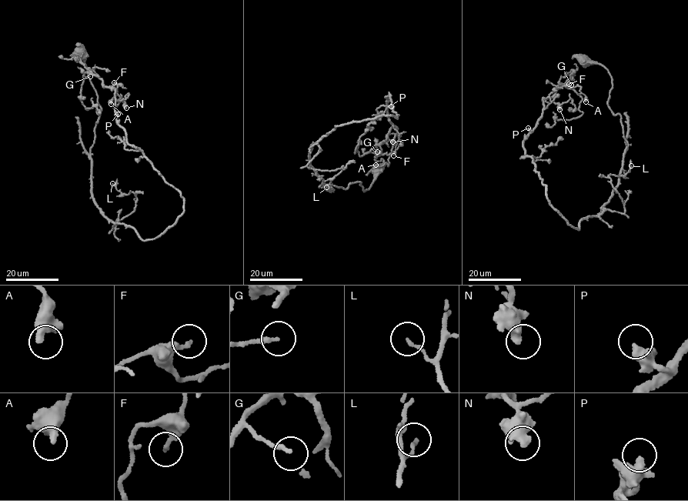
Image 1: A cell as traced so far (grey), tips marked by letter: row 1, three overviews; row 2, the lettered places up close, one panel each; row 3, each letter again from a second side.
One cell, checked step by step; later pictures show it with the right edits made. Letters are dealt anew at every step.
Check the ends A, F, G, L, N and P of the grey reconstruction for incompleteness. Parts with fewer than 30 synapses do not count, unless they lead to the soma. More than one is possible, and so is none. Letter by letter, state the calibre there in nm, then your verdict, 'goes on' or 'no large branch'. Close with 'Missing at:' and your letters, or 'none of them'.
A: calibre 480 nm; no large branch
F: calibre 220 nm; no large branch
G: calibre 200 nm; no large branch
L: calibre 150 nm; no large branch
N: calibre 500 nm; no large branch
P: calibre 440 nm; no large branch
Missing at: none of them

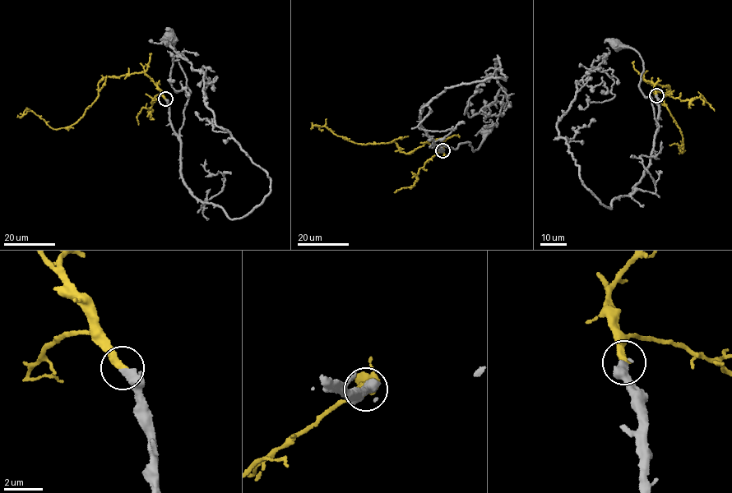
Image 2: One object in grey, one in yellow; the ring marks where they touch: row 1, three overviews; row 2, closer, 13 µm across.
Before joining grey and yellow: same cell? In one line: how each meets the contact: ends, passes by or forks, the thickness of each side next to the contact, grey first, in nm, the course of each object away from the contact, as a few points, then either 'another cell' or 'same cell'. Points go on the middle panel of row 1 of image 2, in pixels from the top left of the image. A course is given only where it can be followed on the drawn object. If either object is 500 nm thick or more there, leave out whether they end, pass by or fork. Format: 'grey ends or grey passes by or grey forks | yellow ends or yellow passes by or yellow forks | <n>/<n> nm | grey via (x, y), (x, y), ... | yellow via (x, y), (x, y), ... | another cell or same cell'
grey ends | yellow ends | 440/380 nm | grey via (442, 150), (433, 143), (455, 149), (470, 142), (474, 151), (487, 131) | yellow via (442, 150), (441, 139), (425, 142), (405, 154), (392, 140), (354, 143), (325, 126), (313, 126), (311, 129) | same cell

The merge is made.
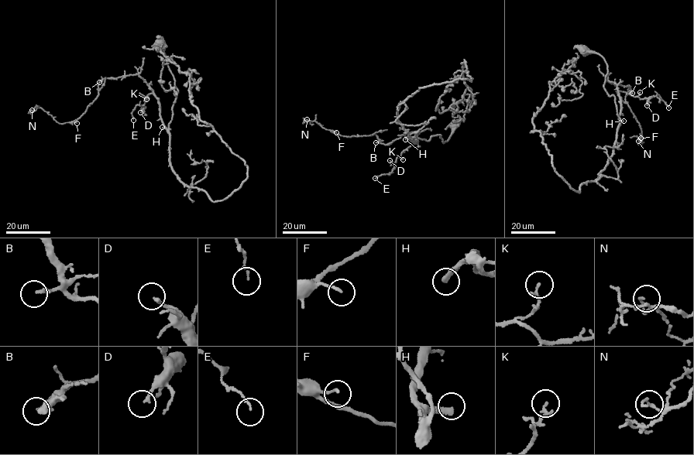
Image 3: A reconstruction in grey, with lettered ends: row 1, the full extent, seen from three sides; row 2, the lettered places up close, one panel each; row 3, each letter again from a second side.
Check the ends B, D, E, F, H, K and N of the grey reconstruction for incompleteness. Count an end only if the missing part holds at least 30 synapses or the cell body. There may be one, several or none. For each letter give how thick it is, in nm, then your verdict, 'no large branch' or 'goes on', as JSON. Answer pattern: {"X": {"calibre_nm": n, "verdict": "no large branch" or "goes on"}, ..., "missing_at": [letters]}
{"B": {"calibre_nm": 160, "verdict": "no large branch"}, "D": {"calibre_nm": 150, "verdict": "no large branch"}, "E": {"calibre_nm": 110, "verdict": "no large branch"}, "F": {"calibre_nm": 130, "verdict": "no large branch"}, "H": {"calibre_nm": 260, "verdict": "goes on"}, "K": {"calibre_nm": 150, "verdict": "no large branch"}, "N": {"calibre_nm": 110, "verdict": "no large branch"}, "missing_at": ["H"]}

